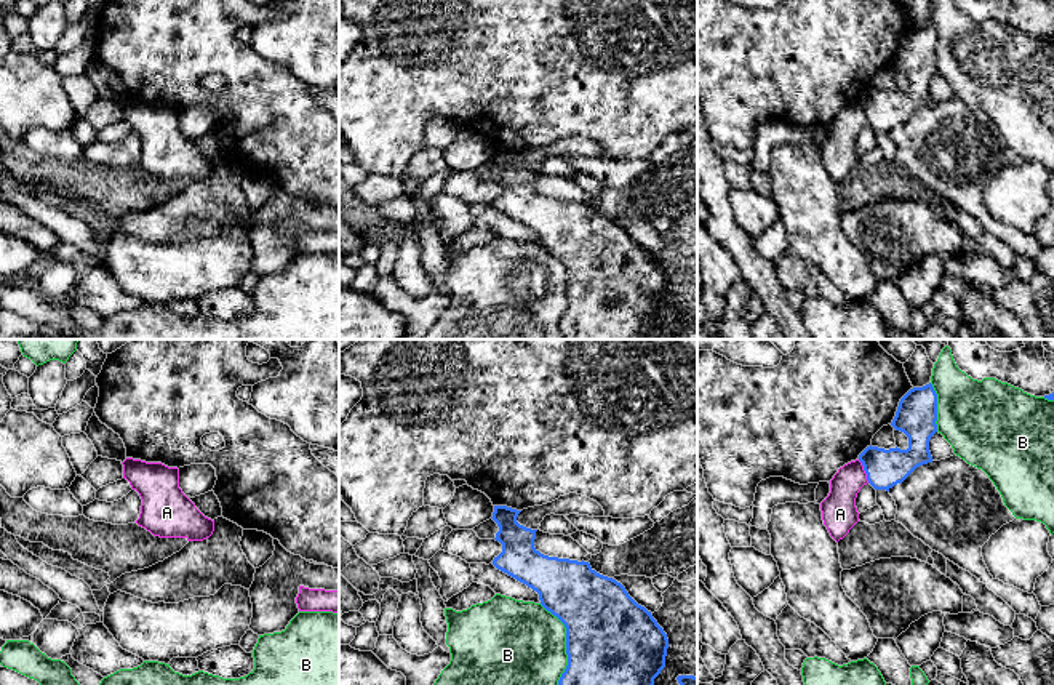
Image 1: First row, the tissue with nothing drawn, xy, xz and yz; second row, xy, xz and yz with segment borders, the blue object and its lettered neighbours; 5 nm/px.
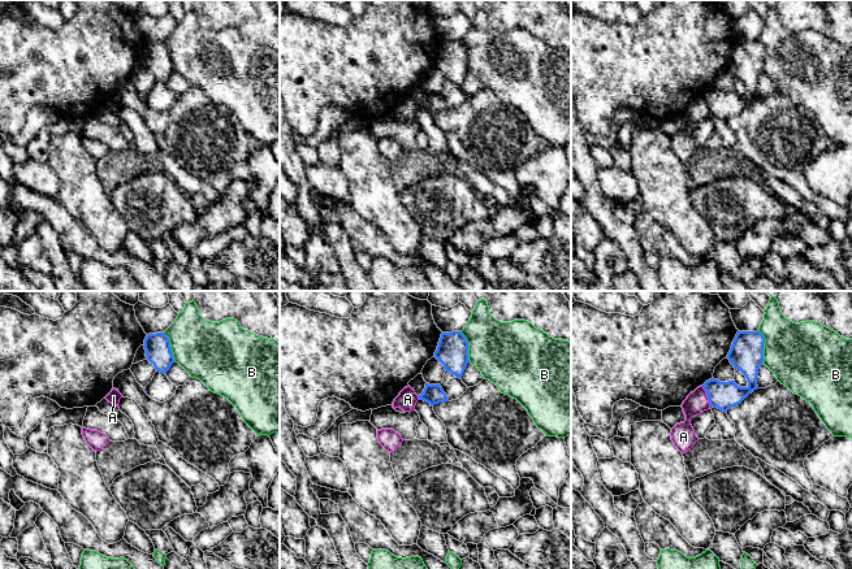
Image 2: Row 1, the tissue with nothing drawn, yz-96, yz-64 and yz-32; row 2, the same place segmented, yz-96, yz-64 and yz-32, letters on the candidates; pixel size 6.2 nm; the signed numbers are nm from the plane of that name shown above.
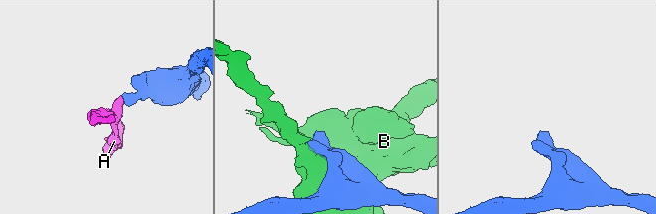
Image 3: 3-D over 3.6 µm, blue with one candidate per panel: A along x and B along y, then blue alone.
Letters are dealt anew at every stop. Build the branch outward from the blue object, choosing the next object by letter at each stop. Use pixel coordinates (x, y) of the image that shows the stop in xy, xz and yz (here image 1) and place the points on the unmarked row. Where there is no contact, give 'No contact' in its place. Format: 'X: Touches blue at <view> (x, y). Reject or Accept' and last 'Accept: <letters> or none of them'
A: Touches blue at yz (864, 111). Reject
B: Touches blue at xz (566, 290). Reject
Accept: none of them

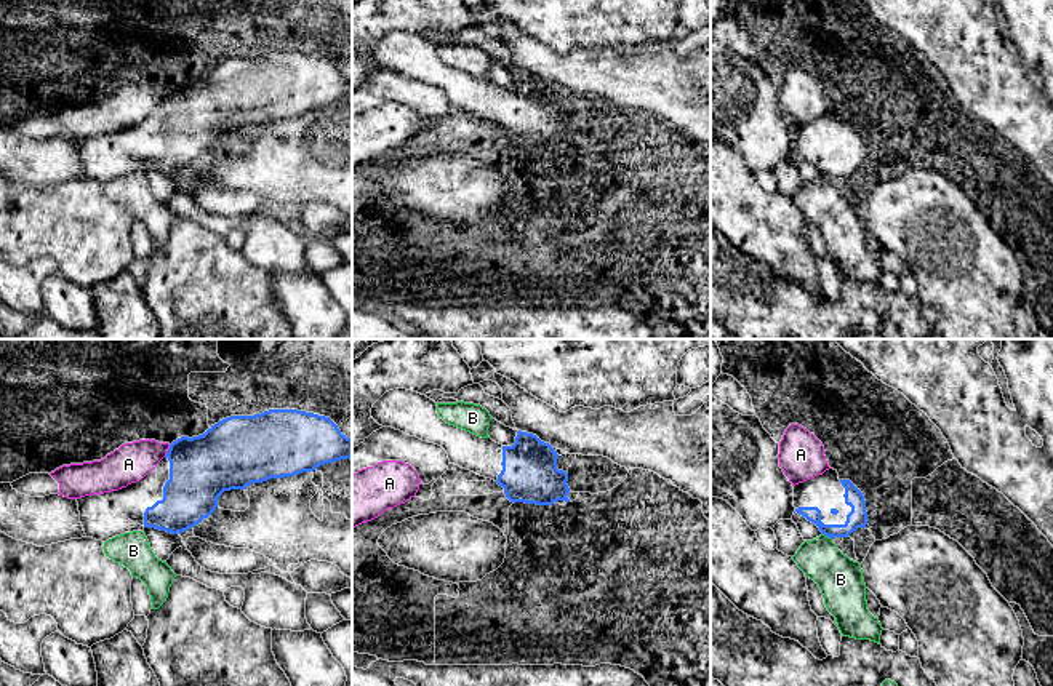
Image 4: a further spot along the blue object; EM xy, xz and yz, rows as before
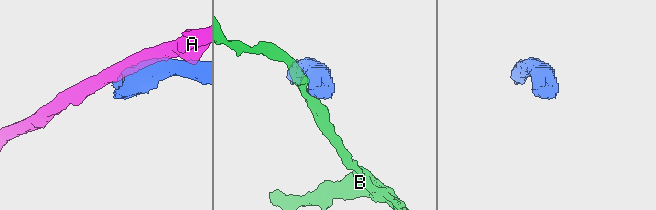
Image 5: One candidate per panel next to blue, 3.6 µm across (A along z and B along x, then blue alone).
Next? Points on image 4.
A: Touches blue at xy (168, 93). Reject
B: Touches blue at yz (828, 178). Reject
Accept: none of them

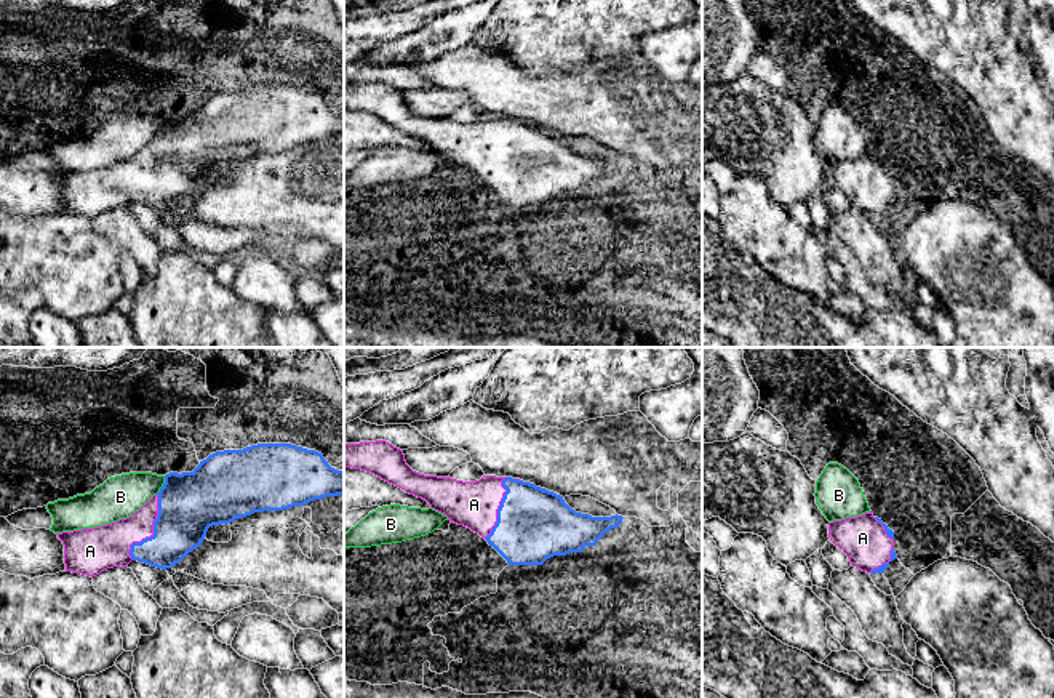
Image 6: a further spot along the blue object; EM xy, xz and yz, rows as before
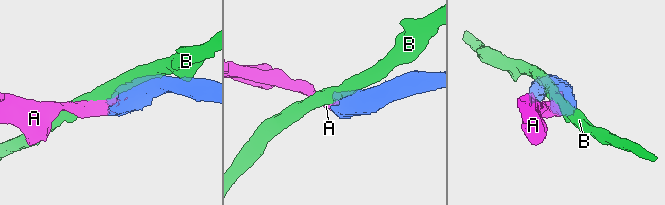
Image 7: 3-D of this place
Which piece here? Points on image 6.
A: Touches blue at xy (154, 173). Accept
B: Touches blue at xy (163, 127). Reject
Accept: A

